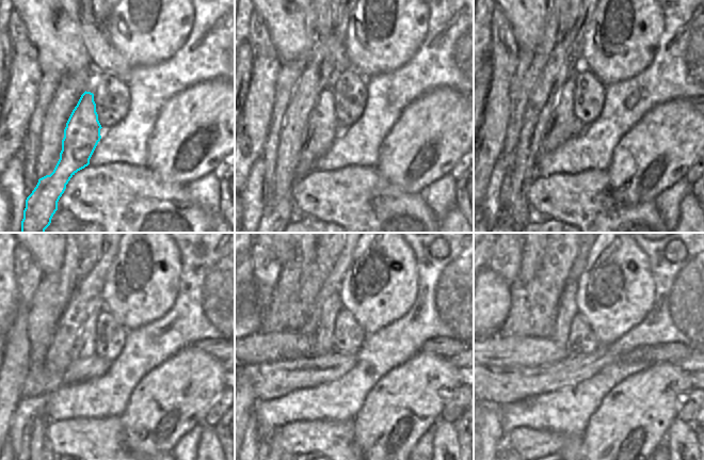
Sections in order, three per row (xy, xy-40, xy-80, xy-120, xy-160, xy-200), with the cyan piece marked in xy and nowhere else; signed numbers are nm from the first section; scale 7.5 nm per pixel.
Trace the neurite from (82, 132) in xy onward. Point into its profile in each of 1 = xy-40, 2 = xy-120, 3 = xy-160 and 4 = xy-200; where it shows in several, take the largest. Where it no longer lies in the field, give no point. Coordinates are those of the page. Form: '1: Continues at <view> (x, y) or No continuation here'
1: Continues at xy-40 (322, 127)
2: Continues at xy-120 (84, 348)
3: Continues at xy-160 (323, 340)
4: Continues at xy-200 (568, 310).

